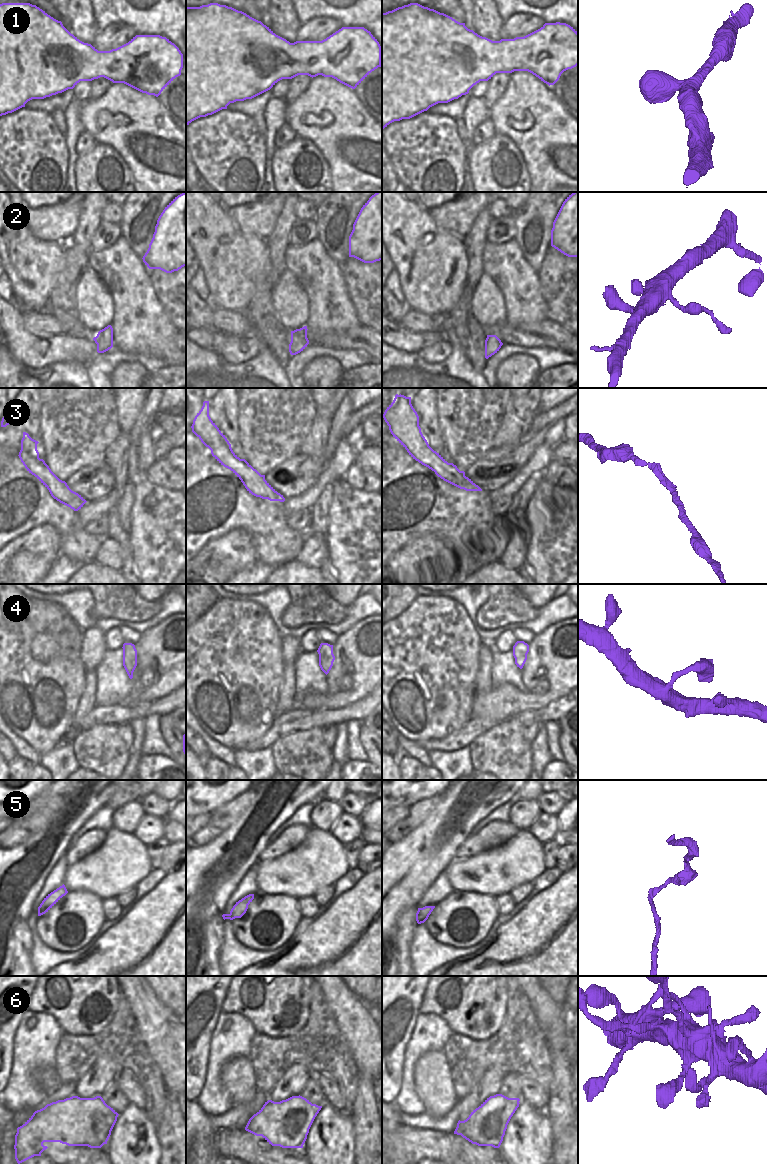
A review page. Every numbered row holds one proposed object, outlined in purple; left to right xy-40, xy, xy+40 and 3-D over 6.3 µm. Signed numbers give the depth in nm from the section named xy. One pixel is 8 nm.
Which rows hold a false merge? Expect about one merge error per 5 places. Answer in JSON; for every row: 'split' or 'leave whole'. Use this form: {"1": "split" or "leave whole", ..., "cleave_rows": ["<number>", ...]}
{"1": "leave whole", "2": "leave whole", "3": "leave whole", "4": "leave whole", "5": "leave whole", "6": "leave whole", "cleave_rows": []}

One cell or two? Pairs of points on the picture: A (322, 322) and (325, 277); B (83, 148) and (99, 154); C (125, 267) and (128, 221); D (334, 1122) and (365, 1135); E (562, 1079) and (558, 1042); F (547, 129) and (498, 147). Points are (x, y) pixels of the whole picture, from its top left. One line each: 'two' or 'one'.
A: one
B: two
C: two
D: two
E: two
F: two

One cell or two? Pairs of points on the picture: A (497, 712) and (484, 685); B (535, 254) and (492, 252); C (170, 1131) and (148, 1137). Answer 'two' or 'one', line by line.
A: two
B: two
C: two

